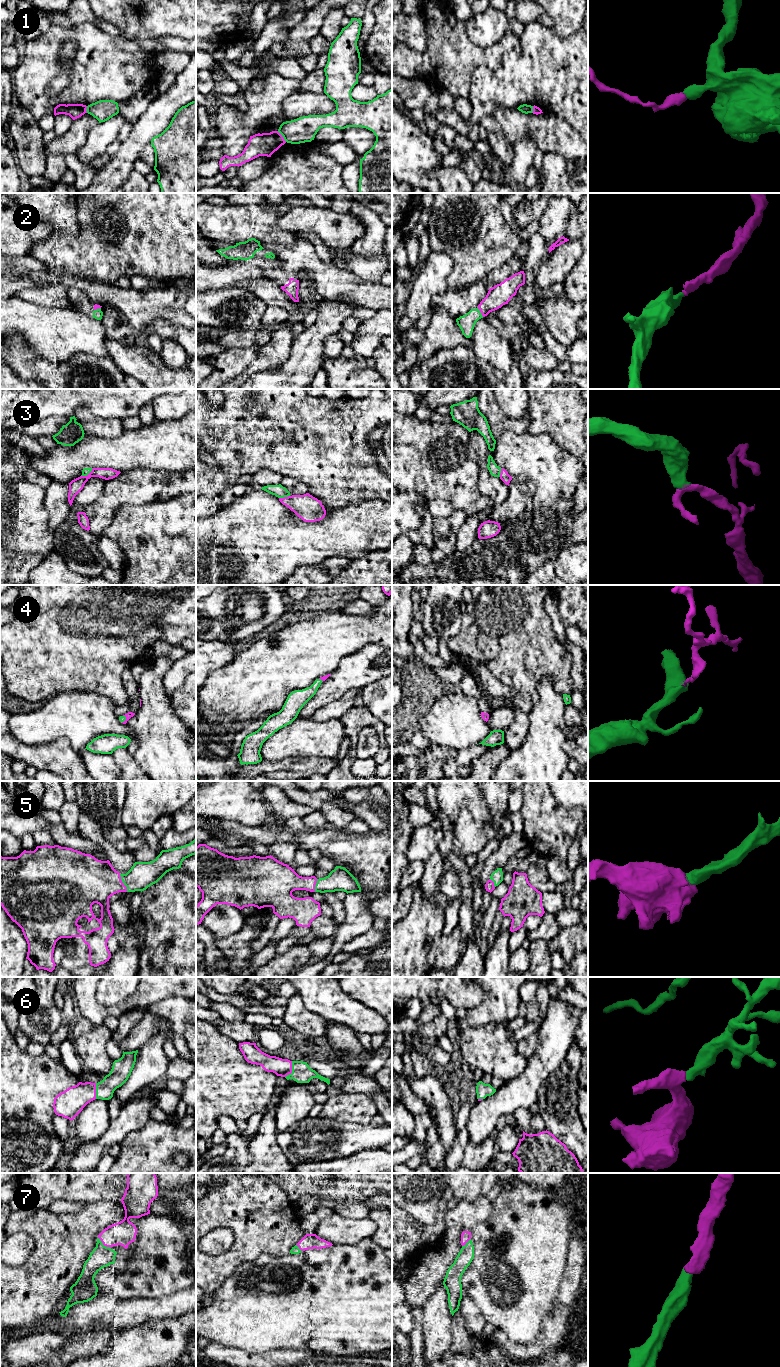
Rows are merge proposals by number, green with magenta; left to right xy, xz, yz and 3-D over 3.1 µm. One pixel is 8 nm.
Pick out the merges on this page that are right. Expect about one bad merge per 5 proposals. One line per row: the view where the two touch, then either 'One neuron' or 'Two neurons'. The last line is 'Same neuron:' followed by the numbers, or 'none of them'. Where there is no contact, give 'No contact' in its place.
1: Touches green in xz. Two neurons
2: Touches green in yz. One neuron
3: Touches green in xy. One neuron
4: Touches green in xy. One neuron
5: Touches green in xy. One neuron
6: Touches green in xz. One neuron
7: Touches green in xy. One neuron
Same neuron: 2, 3, 4, 5, 6, 7

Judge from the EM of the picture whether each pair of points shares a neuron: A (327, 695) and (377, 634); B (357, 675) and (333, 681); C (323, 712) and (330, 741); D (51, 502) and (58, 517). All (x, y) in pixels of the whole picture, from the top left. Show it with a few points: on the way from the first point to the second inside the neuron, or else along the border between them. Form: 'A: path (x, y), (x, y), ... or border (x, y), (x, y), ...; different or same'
A: border (381, 645), (368, 644), (347, 656); different
B: path (351, 675), (339, 681); same
C: border (311, 717), (317, 721), (338, 719); different
D: path (55, 506), (58, 509), (58, 513); same

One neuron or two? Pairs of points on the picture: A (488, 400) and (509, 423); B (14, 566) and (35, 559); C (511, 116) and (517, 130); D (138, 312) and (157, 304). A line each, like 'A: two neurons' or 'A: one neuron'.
A: two neurons
B: one neuron
C: one neuron
D: one neuron

